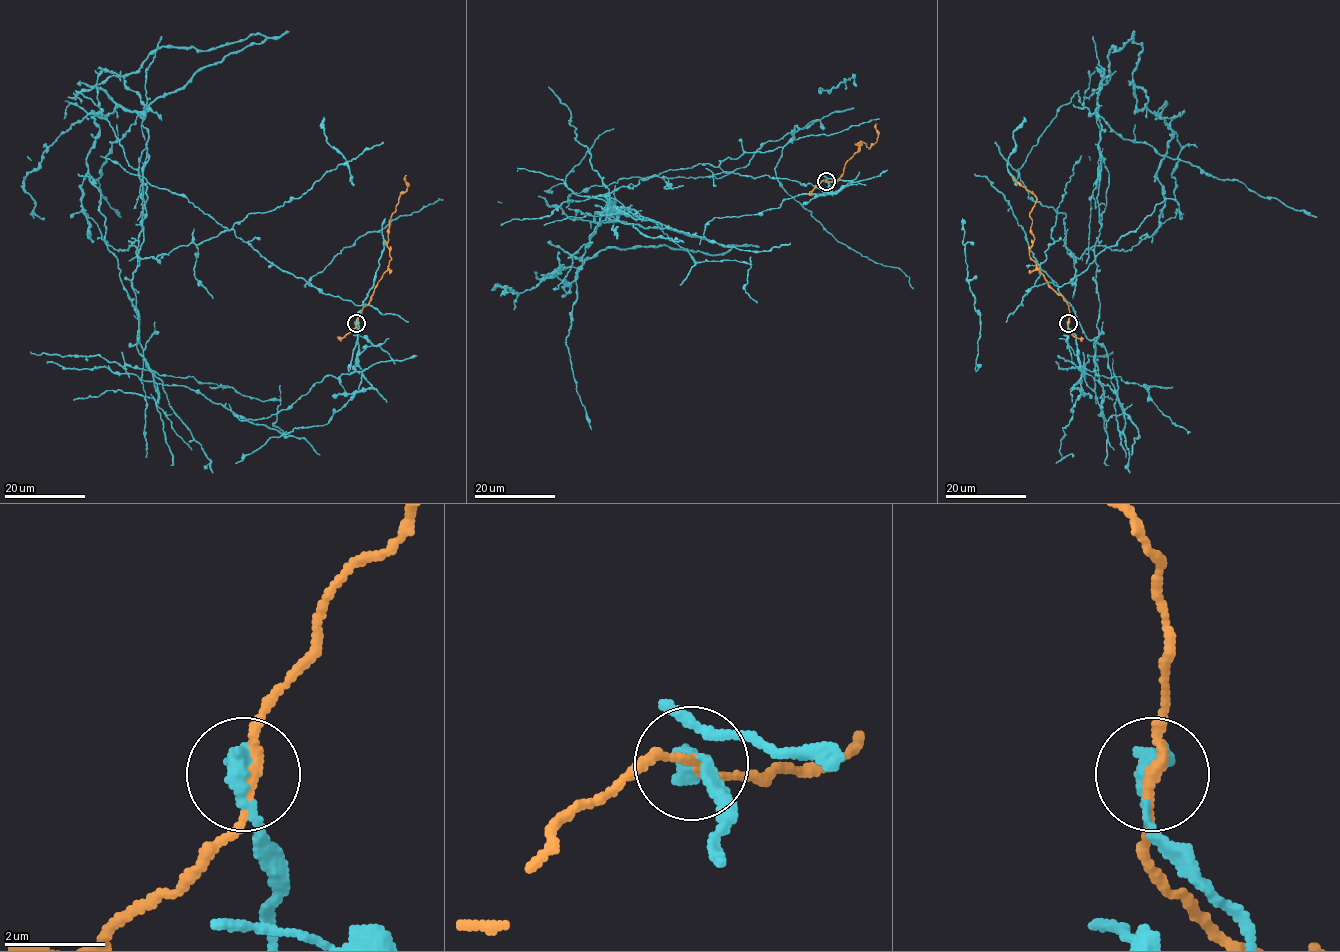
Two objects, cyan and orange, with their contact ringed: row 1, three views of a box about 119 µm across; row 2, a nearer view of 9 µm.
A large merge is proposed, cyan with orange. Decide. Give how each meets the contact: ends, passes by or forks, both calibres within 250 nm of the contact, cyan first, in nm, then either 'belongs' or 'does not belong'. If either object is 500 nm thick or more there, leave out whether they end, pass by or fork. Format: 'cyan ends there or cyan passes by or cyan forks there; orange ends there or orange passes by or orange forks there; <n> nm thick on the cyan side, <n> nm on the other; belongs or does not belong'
cyan ends there; orange passes by; 440 nm thick on the cyan side, 190 nm on the other; does not belong

